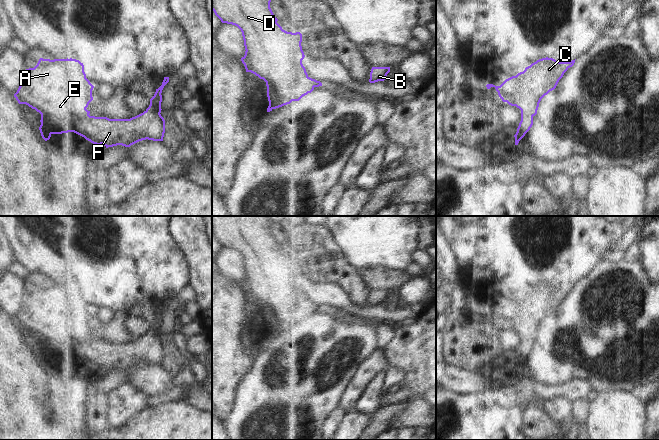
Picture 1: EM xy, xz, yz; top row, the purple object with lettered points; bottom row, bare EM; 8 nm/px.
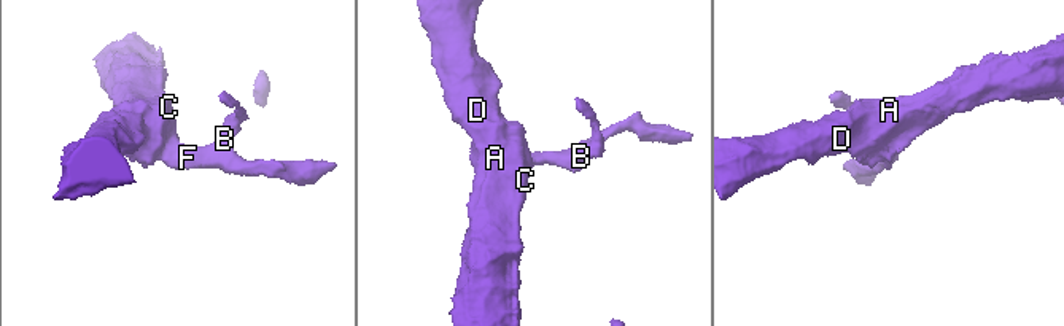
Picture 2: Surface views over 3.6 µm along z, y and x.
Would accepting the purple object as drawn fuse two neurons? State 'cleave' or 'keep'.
keep

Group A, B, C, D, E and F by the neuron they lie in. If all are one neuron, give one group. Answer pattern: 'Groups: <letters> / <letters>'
Groups: A B C D E F

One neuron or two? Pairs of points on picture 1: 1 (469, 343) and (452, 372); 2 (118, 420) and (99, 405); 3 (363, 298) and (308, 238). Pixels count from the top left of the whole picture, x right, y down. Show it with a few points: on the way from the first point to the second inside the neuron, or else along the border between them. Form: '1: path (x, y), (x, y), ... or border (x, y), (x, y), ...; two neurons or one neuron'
1: border (446, 359), (451, 364), (471, 372), (478, 372); two neurons
2: border (108, 393), (110, 426); two neurons
3: path (350, 283), (321, 253); one neuron

